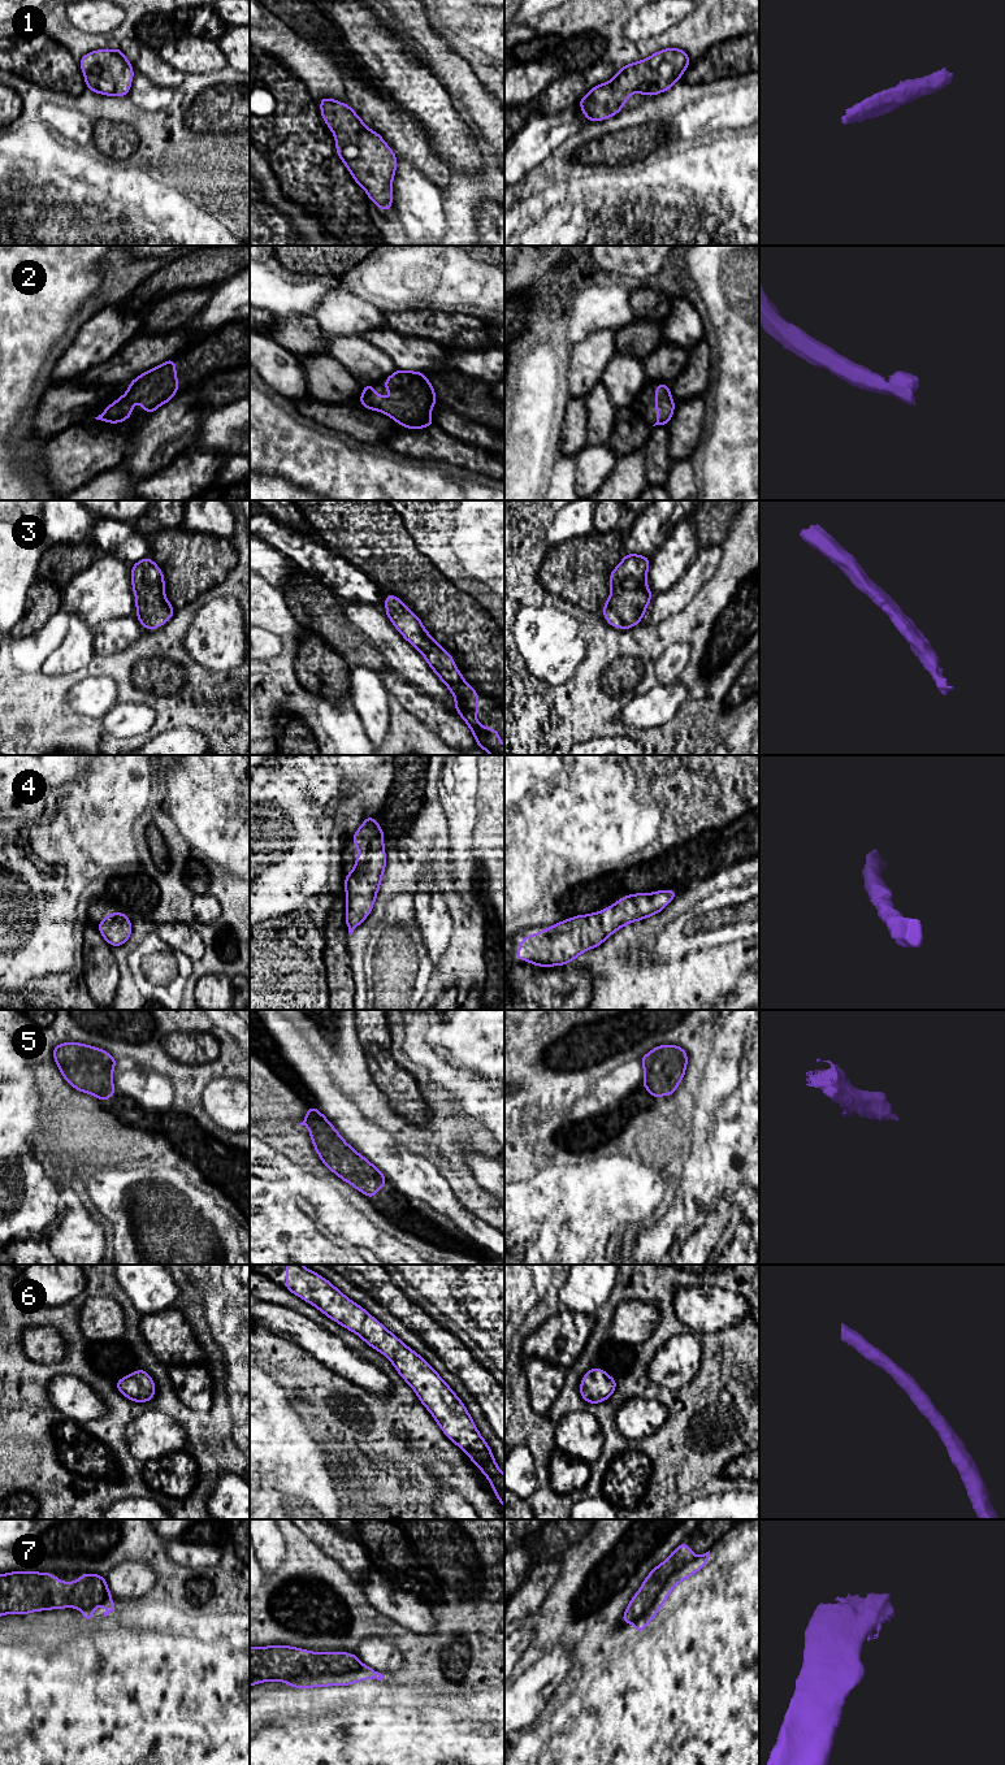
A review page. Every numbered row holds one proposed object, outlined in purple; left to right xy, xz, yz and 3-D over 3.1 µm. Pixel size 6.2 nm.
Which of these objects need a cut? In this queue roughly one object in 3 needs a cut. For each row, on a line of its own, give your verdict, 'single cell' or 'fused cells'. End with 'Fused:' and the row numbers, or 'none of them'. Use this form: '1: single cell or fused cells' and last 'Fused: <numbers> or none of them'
1: single cell
2: single cell
3: single cell
4: single cell
5: single cell
6: single cell
7: single cell
Fused: none of them

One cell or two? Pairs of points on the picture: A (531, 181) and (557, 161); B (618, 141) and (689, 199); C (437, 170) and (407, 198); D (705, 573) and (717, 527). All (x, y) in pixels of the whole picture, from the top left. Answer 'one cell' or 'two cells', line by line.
A: one cell
B: two cells
C: two cells
D: two cells

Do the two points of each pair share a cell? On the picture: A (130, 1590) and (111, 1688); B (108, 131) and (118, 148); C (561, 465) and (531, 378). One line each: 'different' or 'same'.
A: different
B: same
C: different

